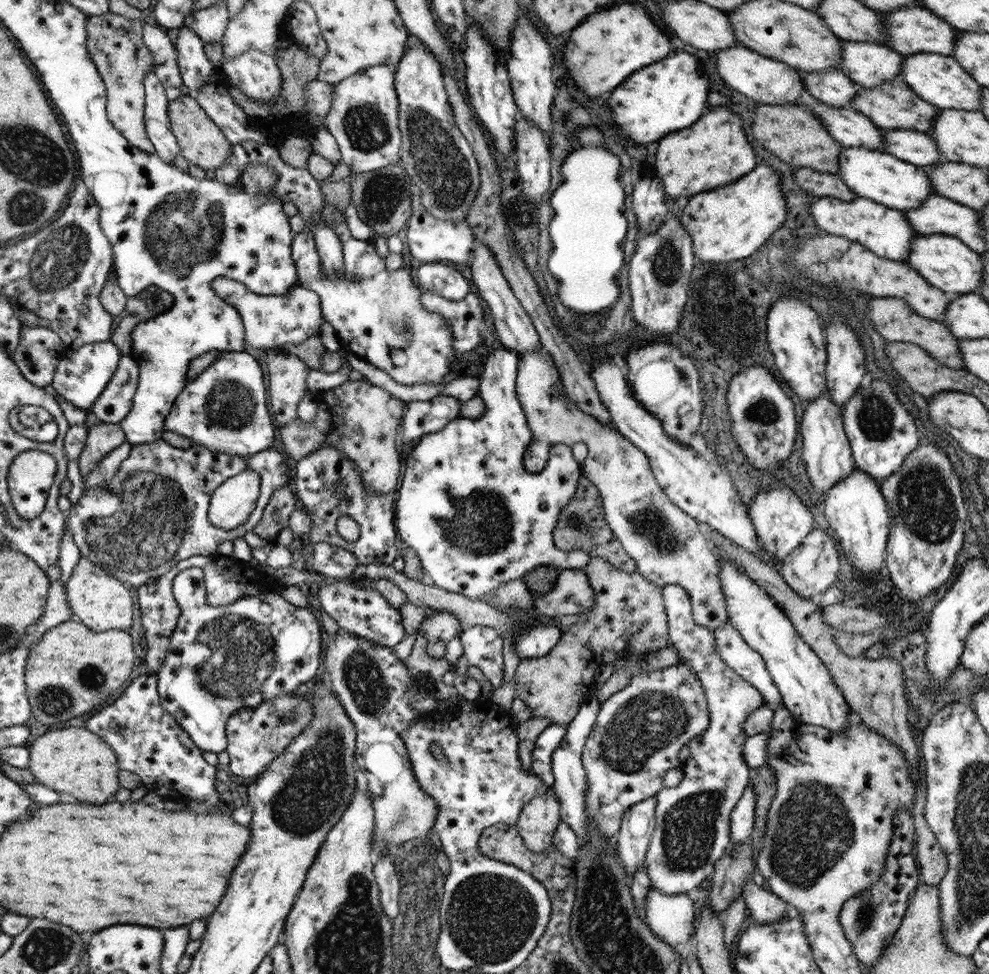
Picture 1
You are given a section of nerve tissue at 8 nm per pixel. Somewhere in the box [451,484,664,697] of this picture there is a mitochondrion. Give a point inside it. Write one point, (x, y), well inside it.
(574, 521)

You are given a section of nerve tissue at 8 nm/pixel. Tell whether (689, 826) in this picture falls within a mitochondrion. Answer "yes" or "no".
yes

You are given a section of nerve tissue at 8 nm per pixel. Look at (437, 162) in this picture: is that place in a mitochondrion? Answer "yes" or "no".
yes

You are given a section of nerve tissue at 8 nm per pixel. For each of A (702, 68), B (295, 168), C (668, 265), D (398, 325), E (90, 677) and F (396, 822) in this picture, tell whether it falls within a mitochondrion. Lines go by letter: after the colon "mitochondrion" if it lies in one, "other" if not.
A: other
B: other
C: mitochondrion
D: mitochondrion
E: mitochondrion
F: mitochondrion

